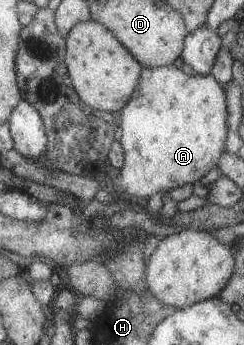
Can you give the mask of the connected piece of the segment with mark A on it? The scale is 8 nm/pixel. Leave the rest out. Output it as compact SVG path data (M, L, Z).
M173 65L144 68L140 72L136 90L120 110L116 140L123 151L123 166L115 178L105 175L96 180L99 185L97 190L123 192L134 201L138 198L150 198L158 193L165 194L182 185L194 184L217 166L217 160L226 151L227 116L225 90L211 73L189 76Z

